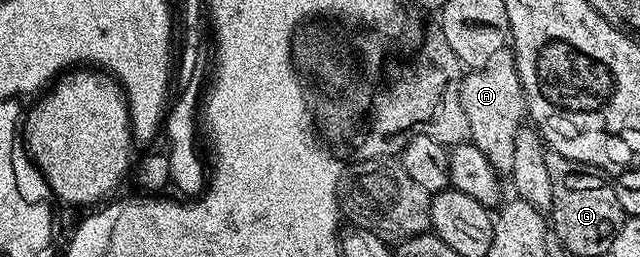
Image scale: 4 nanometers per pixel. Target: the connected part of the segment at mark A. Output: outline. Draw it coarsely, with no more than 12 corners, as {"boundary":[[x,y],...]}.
{"boundary":[[514,50],[462,78],[469,140],[512,171],[527,120]]}

